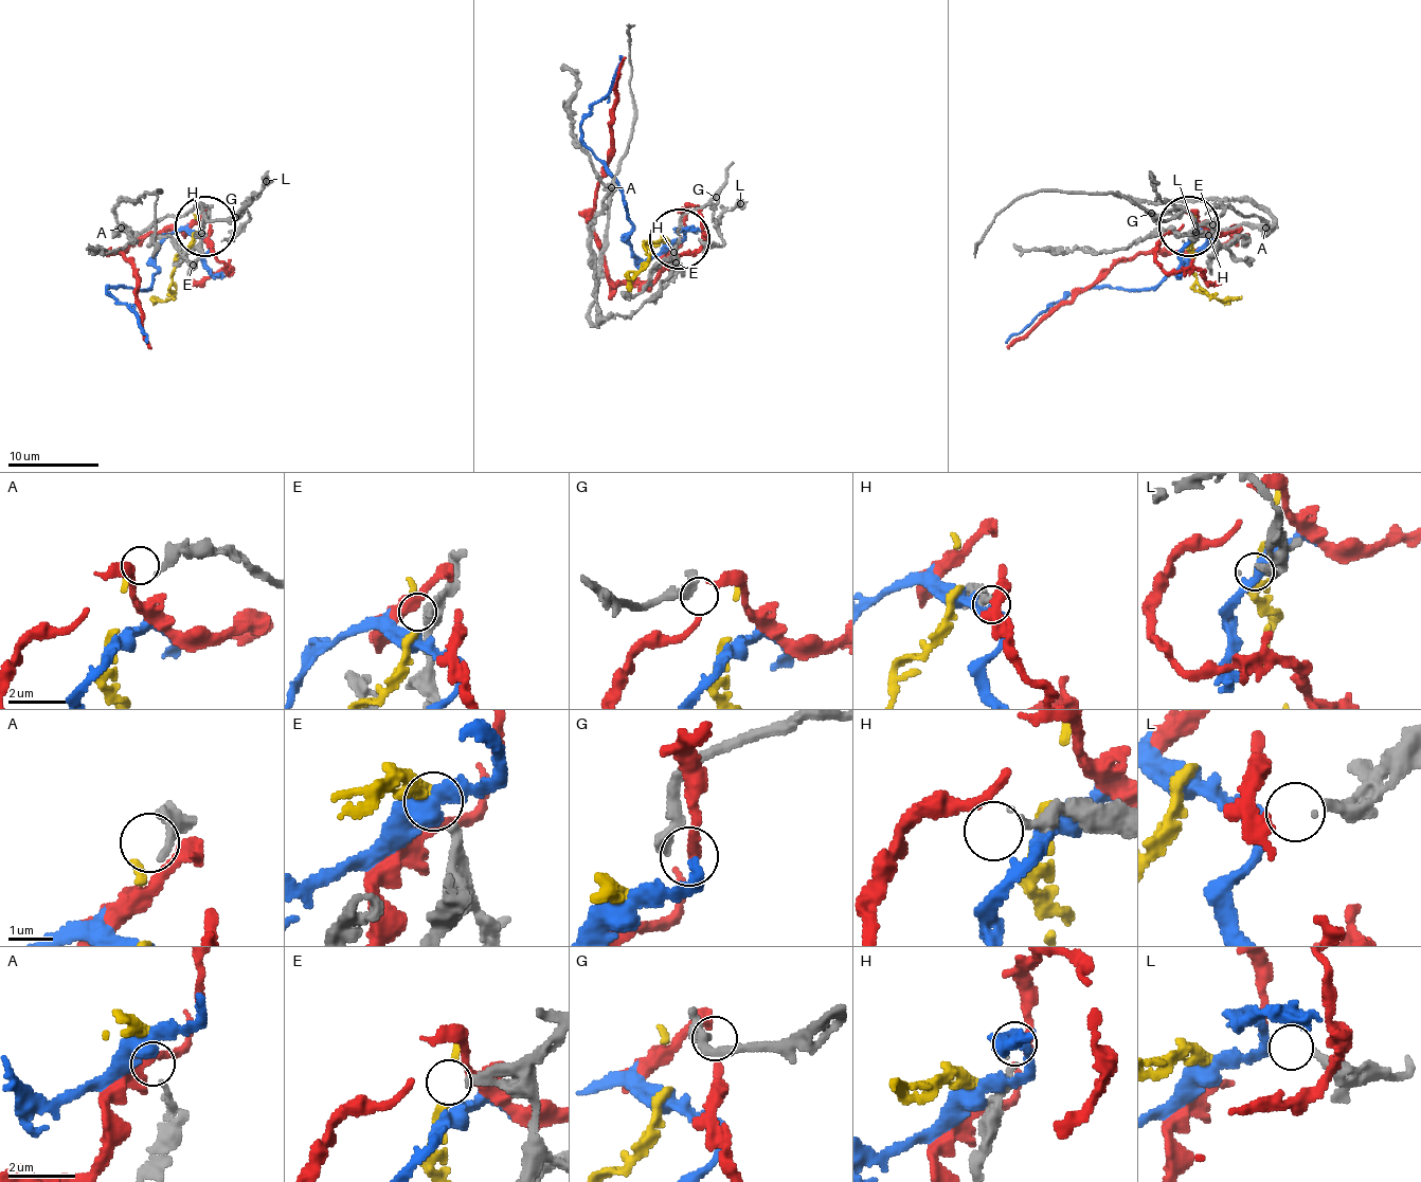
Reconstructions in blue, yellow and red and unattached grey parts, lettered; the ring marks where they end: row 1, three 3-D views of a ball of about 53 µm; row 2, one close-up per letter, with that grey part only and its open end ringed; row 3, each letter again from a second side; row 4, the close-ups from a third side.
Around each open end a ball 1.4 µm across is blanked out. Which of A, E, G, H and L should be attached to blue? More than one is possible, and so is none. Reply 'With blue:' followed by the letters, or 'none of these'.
With blue: none of these

